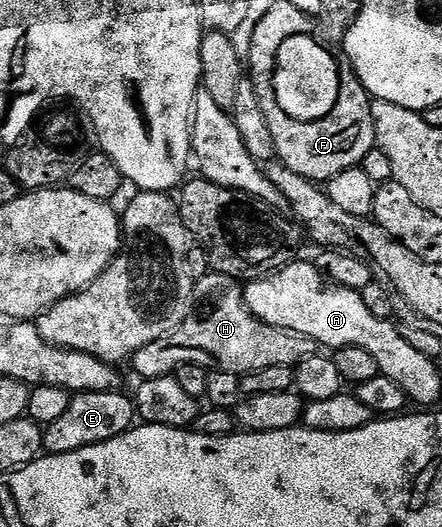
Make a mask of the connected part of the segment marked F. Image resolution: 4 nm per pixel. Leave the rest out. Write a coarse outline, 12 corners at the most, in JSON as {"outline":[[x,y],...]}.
{"outline":[[356,73],[336,111],[290,123],[262,105],[279,164],[317,183],[376,143]]}

